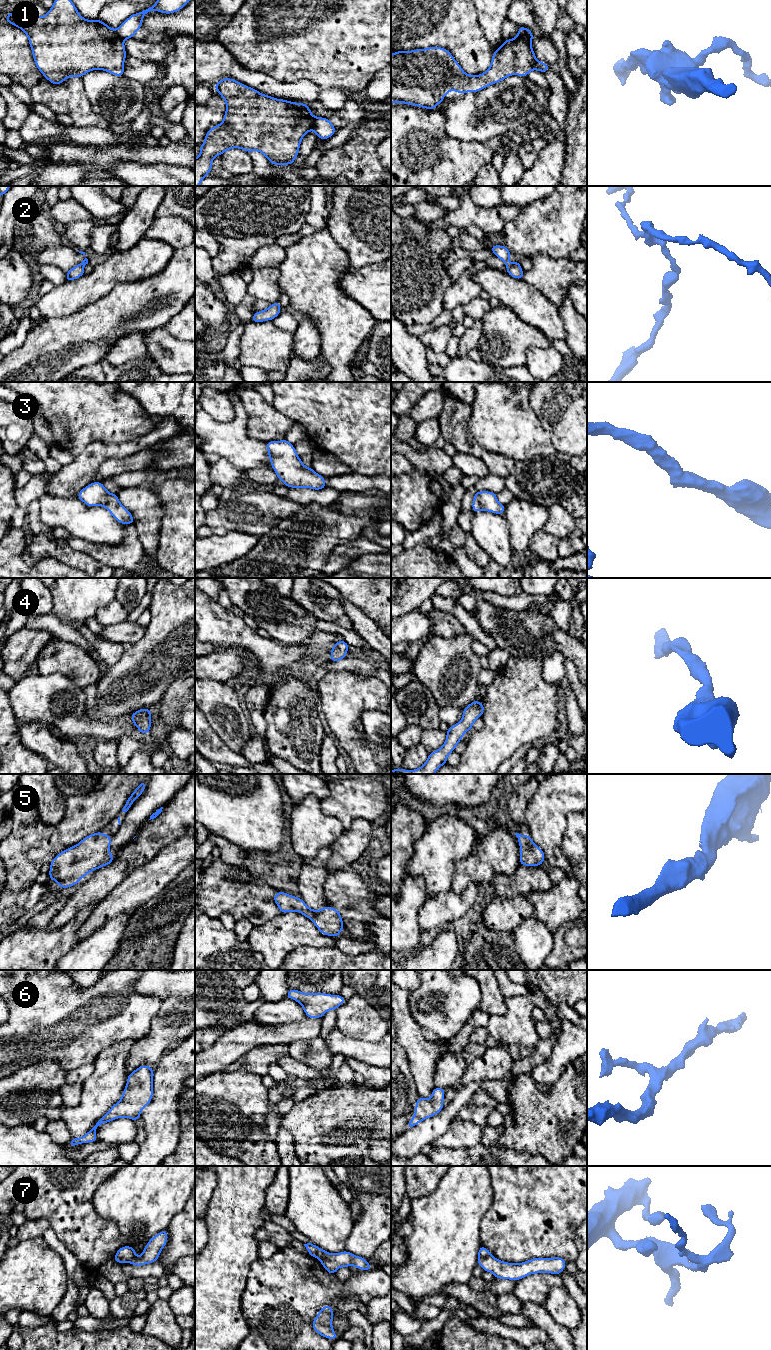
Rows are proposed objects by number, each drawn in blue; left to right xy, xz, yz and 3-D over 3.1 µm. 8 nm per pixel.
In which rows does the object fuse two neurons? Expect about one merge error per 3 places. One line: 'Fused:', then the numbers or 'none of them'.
Fused: 1, 7

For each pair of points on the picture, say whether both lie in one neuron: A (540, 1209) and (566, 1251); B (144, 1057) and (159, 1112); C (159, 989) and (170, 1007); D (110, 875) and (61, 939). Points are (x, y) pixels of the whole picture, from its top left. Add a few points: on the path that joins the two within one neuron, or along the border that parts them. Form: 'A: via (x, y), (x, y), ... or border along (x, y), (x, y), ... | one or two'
A: via (540, 1219), (542, 1224), (559, 1241) | one
B: border along (168, 1050), (152, 1067) | two
C: border along (184, 997), (168, 996), (161, 1000) | two
D: border along (96, 902), (92, 902), (81, 909), (68, 922) | two

